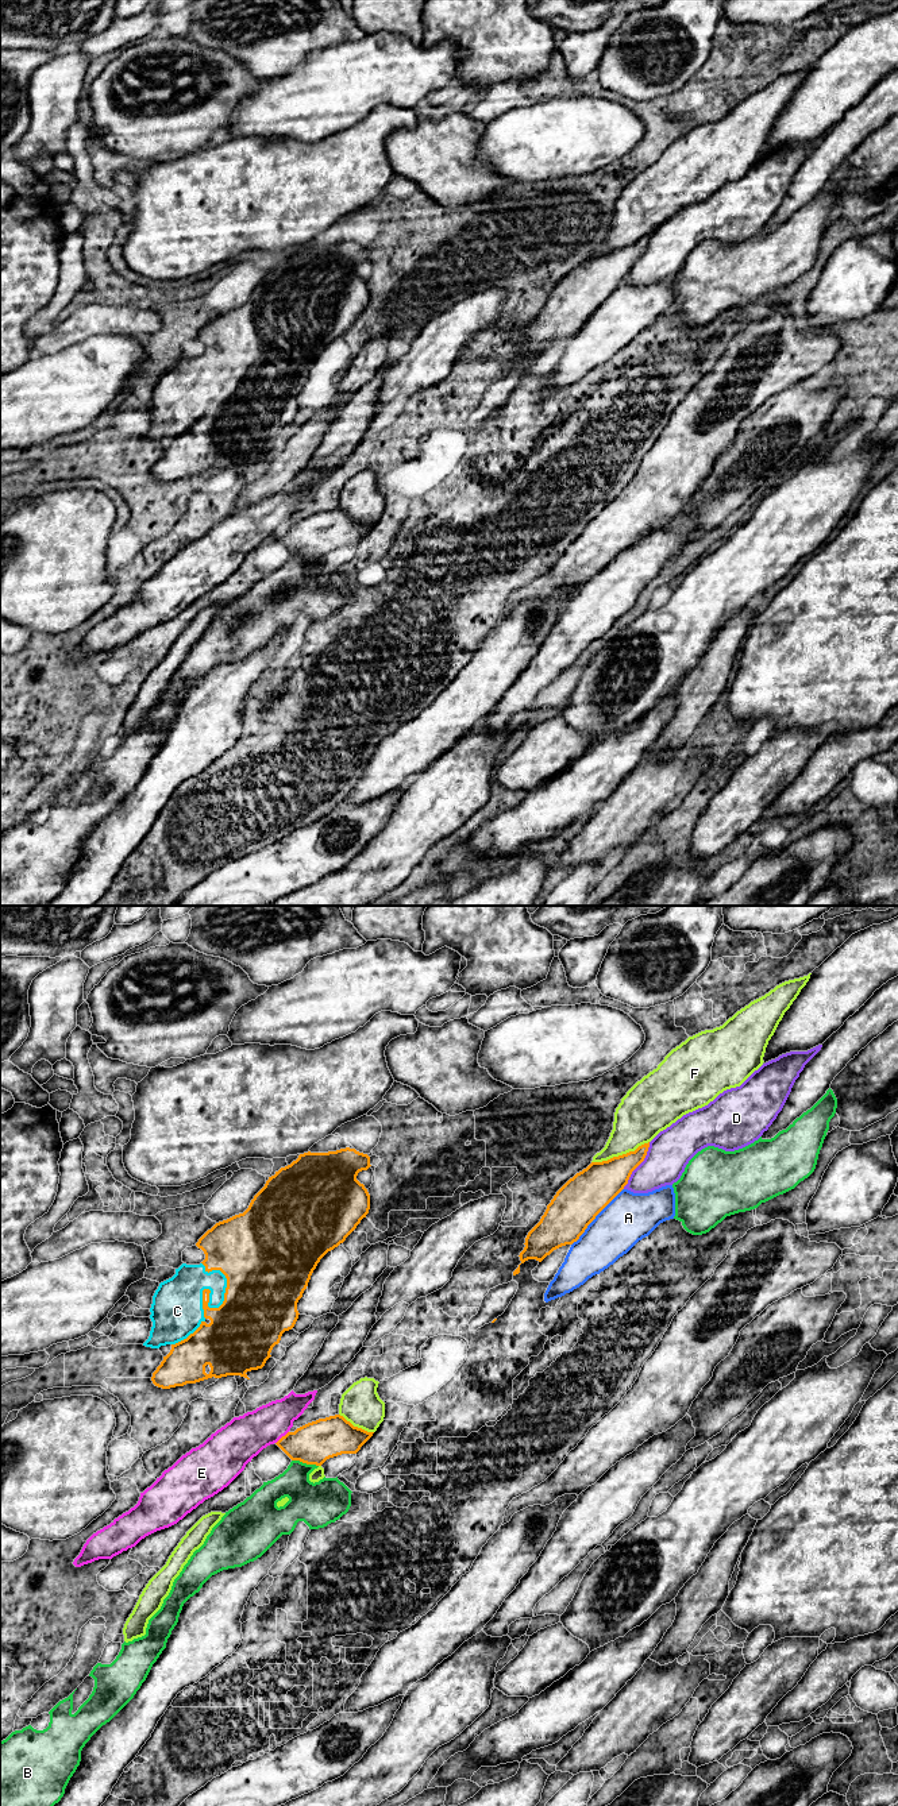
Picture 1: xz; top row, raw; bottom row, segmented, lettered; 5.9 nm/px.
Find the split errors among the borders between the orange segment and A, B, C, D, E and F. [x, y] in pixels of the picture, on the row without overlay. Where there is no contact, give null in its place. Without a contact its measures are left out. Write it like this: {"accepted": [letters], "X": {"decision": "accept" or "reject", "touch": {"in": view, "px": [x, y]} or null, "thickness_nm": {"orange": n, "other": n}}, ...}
{"accepted": ["C"], "A": {"decision": "reject", "touch": {"in": "xz", "px": [596, 308]}, "thickness_nm": {"orange": 280, "other": 300}}, "B": {"decision": "reject", "touch": {"in": "xz", "px": [305, 555]}, "thickness_nm": {"orange": 240, "other": 240}}, "C": {"decision": "accept", "touch": {"in": "xz", "px": [216, 401]}, "thickness_nm": {"orange": 420, "other": 300}}, "D": {"decision": "reject", "touch": {"in": "xz", "px": [639, 257]}, "thickness_nm": {"orange": 240, "other": 260}}, "E": {"decision": "reject", "touch": {"in": "xz", "px": [281, 531]}, "thickness_nm": {"orange": 240, "other": 260}}, "F": {"decision": "reject", "touch": {"in": "xz", "px": [620, 249]}, "thickness_nm": {"orange": 260, "other": 280}}}

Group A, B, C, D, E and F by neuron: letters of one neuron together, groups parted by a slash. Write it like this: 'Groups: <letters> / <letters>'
Groups: A / B / C / D / E / F

